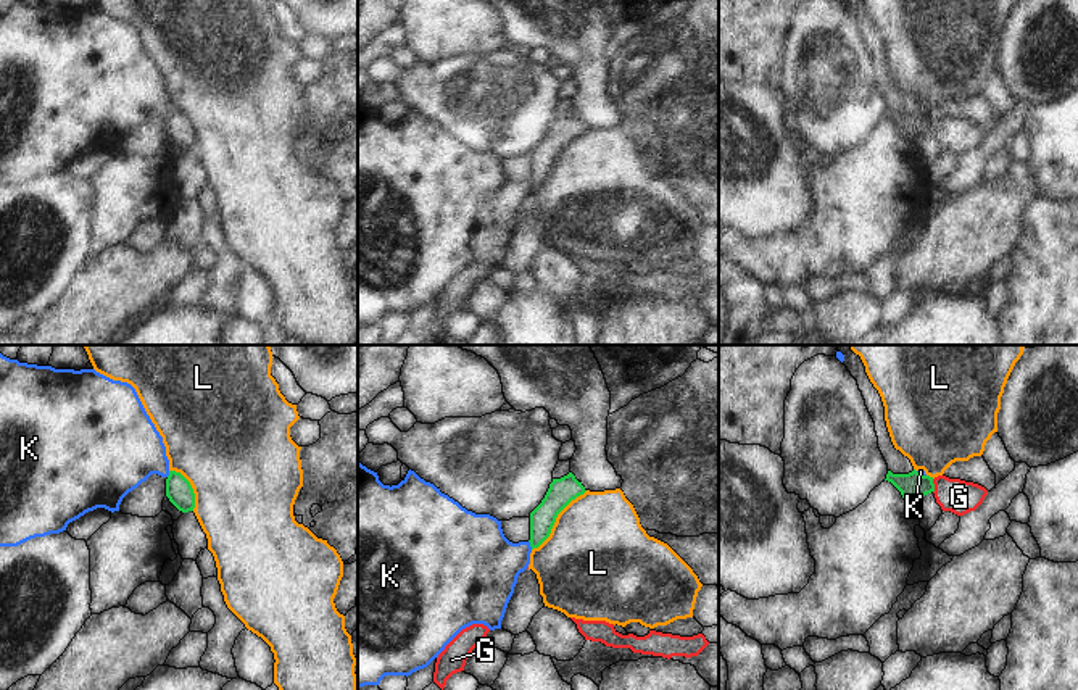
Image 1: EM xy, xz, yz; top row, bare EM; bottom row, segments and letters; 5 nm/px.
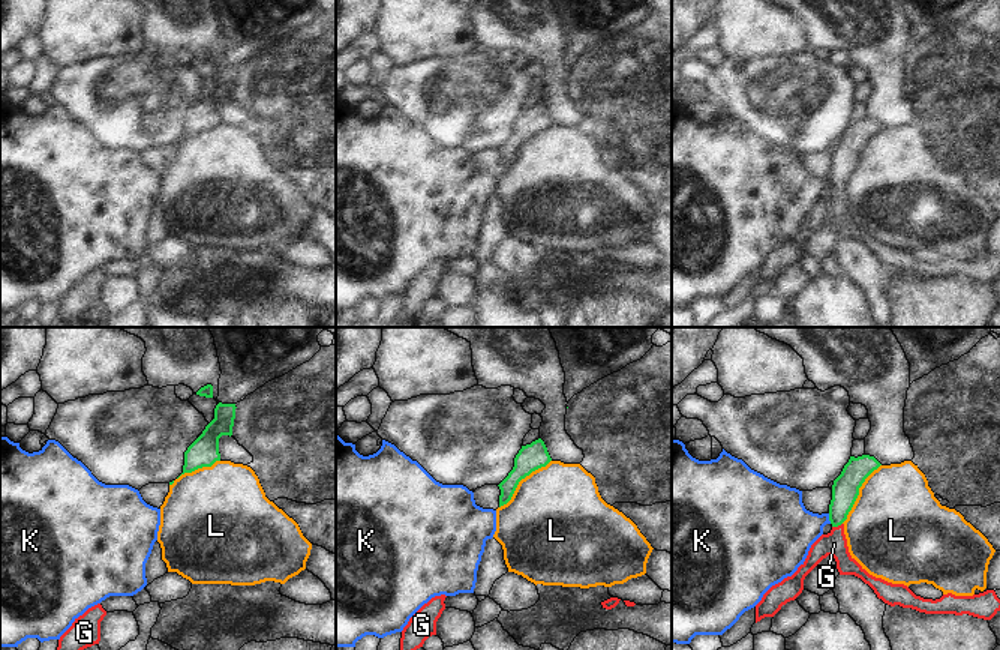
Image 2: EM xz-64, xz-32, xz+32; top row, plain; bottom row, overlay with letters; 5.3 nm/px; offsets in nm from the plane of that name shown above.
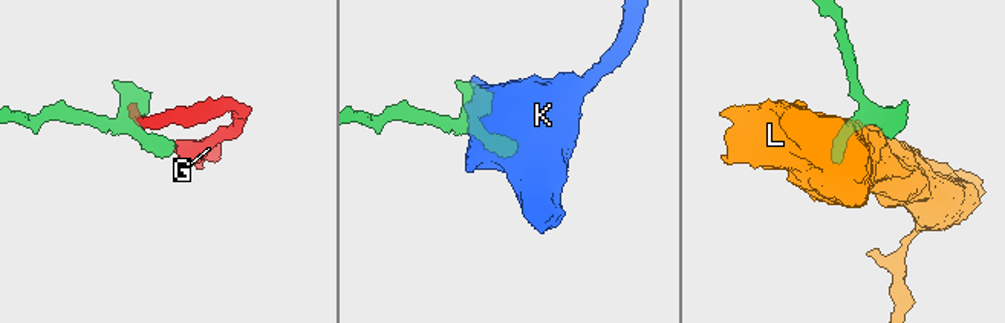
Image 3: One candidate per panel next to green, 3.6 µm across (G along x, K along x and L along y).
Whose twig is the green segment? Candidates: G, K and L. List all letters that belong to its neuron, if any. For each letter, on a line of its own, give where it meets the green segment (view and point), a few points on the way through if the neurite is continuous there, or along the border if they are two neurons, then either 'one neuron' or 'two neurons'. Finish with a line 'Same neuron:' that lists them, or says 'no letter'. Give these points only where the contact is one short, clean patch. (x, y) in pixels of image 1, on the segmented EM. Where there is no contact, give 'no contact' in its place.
G: meets green in yz at (933, 486); runs through yz (912, 486), (933, 486), (941, 486), (959, 497); one neuron
K: meets green in xz at (530, 545); border along xz (529, 540), (532, 548); two neurons
L: meets green in xz at (555, 519); two neurons
Same neuron: G

